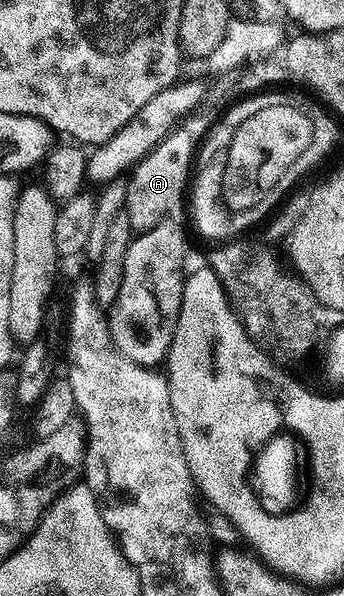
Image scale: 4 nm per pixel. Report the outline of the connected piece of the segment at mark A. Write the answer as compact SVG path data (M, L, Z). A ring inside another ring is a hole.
M175 128L134 165L127 178L125 207L132 231L152 230L172 213L171 209L182 198L184 201L185 191L188 189L189 179L193 174L193 159L196 154L197 138L194 138L187 130Z

